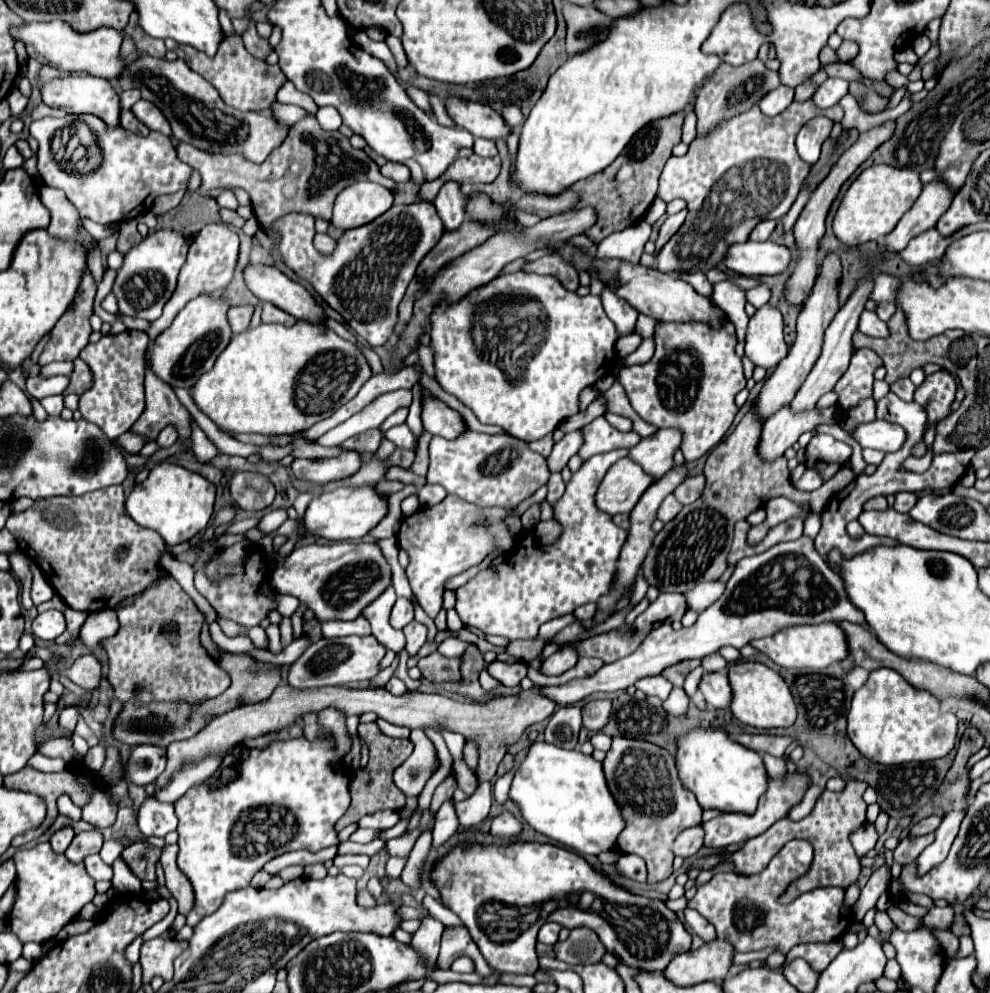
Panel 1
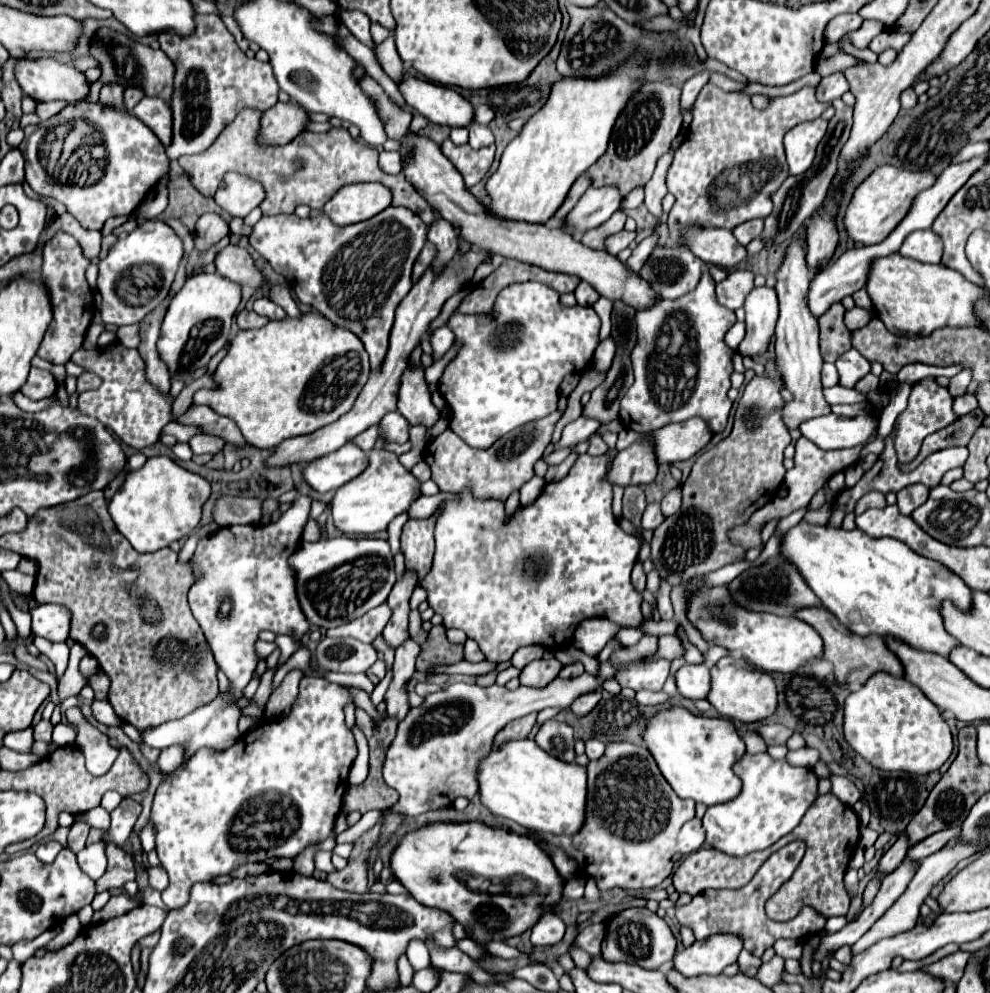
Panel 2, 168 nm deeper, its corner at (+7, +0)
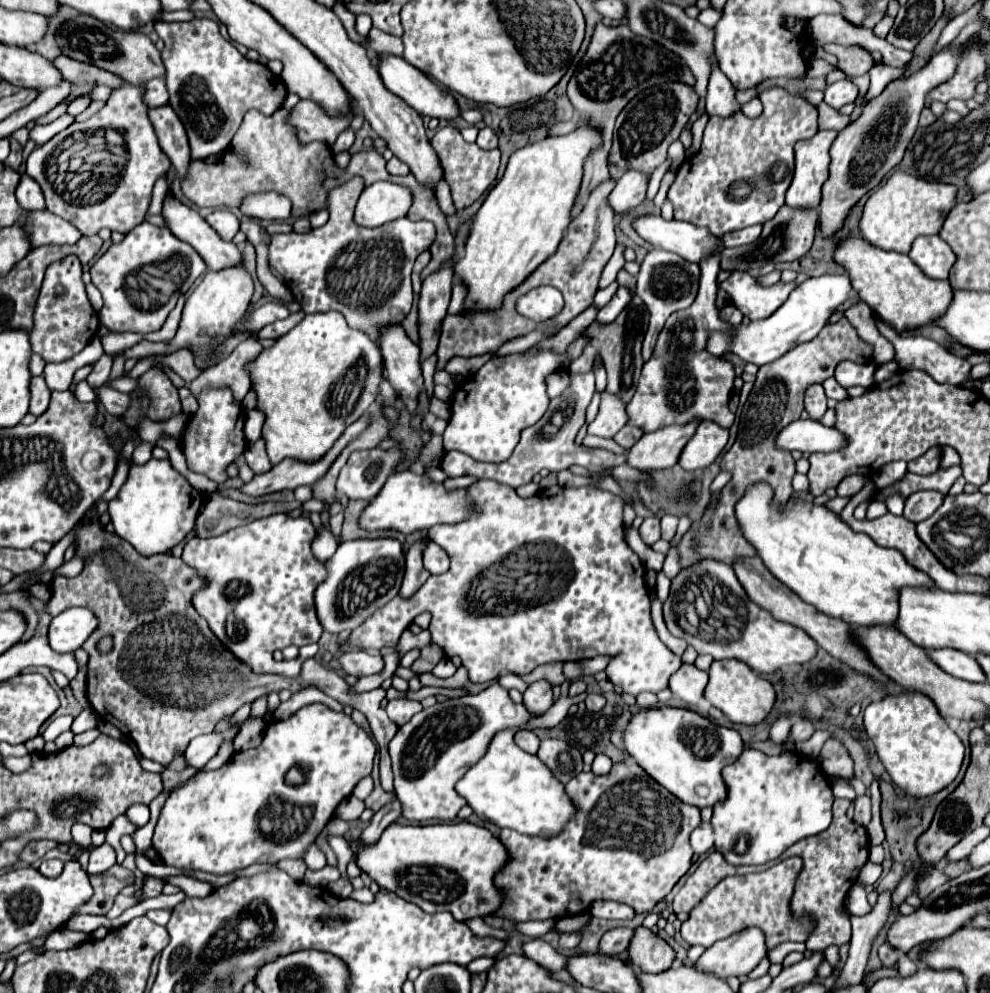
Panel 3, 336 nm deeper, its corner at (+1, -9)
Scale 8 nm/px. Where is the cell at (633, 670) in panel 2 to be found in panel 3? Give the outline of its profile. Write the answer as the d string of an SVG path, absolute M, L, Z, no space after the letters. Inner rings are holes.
M493 480L473 482L465 488L465 494L473 504L467 520L429 528L429 538L449 554L451 568L445 574L431 576L413 598L393 598L385 610L377 610L347 640L341 640L341 648L393 648L413 618L429 610L433 614L429 624L431 642L441 644L449 658L457 654L473 682L495 680L501 672L527 674L547 662L575 662L609 654L613 656L609 680L621 686L625 694L657 694L669 686L669 676L681 666L681 658L659 640L653 626L649 590L643 582L645 566L625 542L625 502L621 498L601 490L597 484L579 488L551 486L537 496L521 498L511 486L501 486Z

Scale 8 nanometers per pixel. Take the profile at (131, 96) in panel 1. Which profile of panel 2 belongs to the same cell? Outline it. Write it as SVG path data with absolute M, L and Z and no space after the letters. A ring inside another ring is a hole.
M127 87L125 89L125 107L131 111L141 99L145 97L145 93L143 93L143 89L135 89L135 87Z

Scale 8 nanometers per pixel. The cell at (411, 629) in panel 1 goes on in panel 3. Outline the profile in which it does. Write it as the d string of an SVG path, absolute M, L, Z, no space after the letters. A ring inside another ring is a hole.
M407 696L389 700L389 704L387 704L387 714L389 714L389 718L391 718L397 726L407 724L417 712L421 712L421 702L411 700L411 698L407 698Z

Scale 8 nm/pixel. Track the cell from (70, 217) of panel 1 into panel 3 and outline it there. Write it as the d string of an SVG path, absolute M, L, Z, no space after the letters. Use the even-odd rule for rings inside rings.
M69 254L67 258L49 264L45 270L43 288L35 306L35 326L31 330L33 352L39 354L47 364L65 362L77 356L93 340L97 332L99 332L99 316L87 298L85 284L81 280L79 258Z

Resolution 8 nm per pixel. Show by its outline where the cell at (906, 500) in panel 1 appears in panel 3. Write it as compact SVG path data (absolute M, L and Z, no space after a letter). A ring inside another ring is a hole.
M933 490L915 492L905 500L903 516L911 522L921 522L921 520L929 518L941 506L941 502L943 502L941 492L933 492Z

